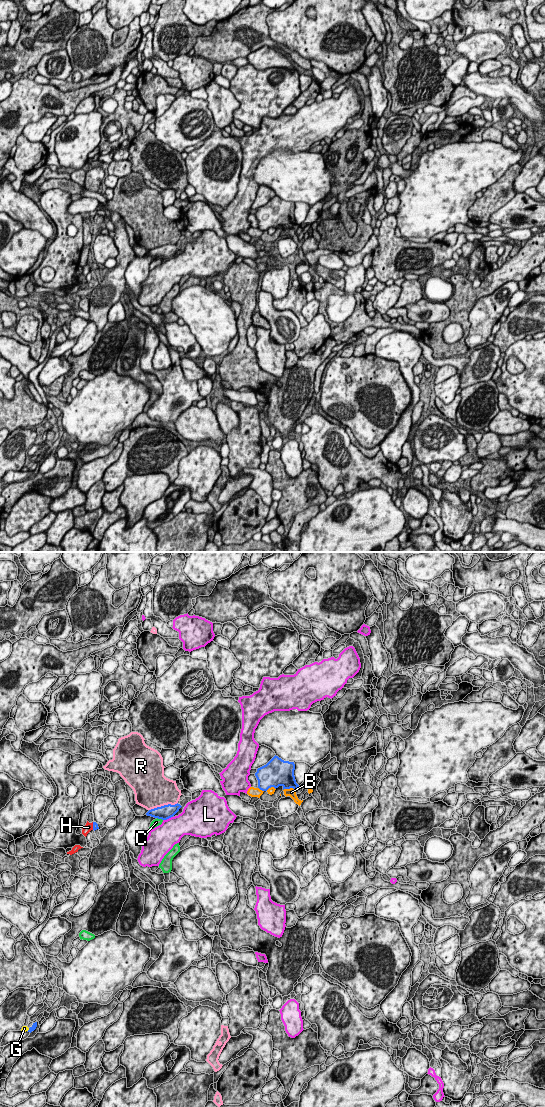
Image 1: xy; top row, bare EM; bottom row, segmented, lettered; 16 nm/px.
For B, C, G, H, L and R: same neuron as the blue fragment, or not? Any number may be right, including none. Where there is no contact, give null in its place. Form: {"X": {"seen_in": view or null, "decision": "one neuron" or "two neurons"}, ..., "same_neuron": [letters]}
{"B": {"seen_in": "xy", "decision": "two neurons"}, "C": {"seen_in": "xy", "decision": "two neurons"}, "G": {"seen_in": "xy", "decision": "two neurons"}, "H": {"seen_in": "xy", "decision": "one neuron"}, "L": {"seen_in": "xy", "decision": "two neurons"}, "R": {"seen_in": "xy", "decision": "two neurons"}, "same_neuron": ["H"]}

